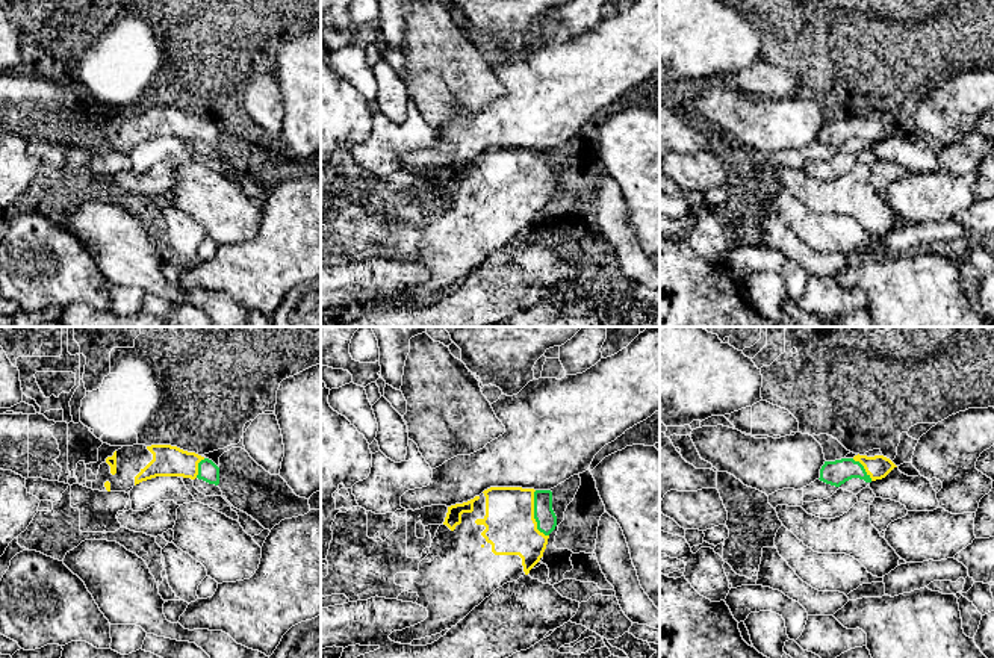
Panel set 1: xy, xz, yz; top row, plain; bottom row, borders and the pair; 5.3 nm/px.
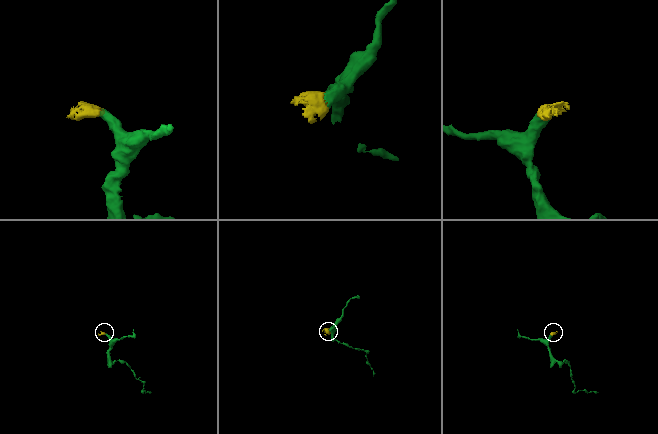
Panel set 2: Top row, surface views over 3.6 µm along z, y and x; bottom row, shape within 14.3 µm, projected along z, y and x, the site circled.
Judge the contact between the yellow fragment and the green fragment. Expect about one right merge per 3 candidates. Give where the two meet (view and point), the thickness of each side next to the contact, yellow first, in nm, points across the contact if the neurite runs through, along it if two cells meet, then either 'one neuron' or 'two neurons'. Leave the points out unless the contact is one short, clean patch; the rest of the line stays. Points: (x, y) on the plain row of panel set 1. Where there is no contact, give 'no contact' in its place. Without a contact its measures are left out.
contact xz (533, 176); calibres 280 and 110 nm; way xz (510, 188), (533, 176), (539, 182), (546, 182); one neuron

